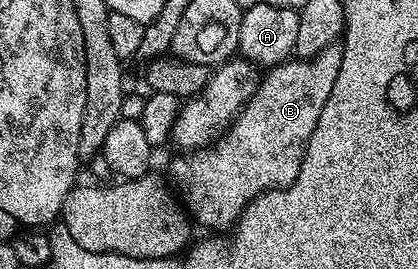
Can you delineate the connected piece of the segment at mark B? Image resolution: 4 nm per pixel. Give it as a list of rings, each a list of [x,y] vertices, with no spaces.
[[[335,42],[319,51],[313,59],[292,57],[283,63],[277,63],[265,74],[268,75],[265,79],[263,76],[257,82],[256,91],[248,104],[212,146],[177,154],[177,159],[168,167],[167,178],[184,211],[196,223],[198,221],[204,227],[231,228],[241,213],[263,191],[283,189],[295,181],[304,160],[304,149],[318,125],[318,117],[322,117],[326,97],[330,97],[330,89],[334,89],[334,81],[338,81],[338,69],[342,69],[343,56],[343,46]]]

